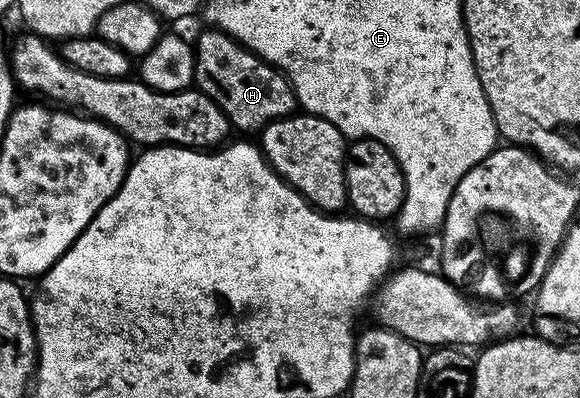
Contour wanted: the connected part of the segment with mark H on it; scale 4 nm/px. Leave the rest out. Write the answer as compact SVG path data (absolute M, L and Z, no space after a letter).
M207 31L194 40L194 84L221 108L233 129L259 133L272 121L282 120L297 111L296 92L282 72L277 72L271 64L255 56L224 32Z

